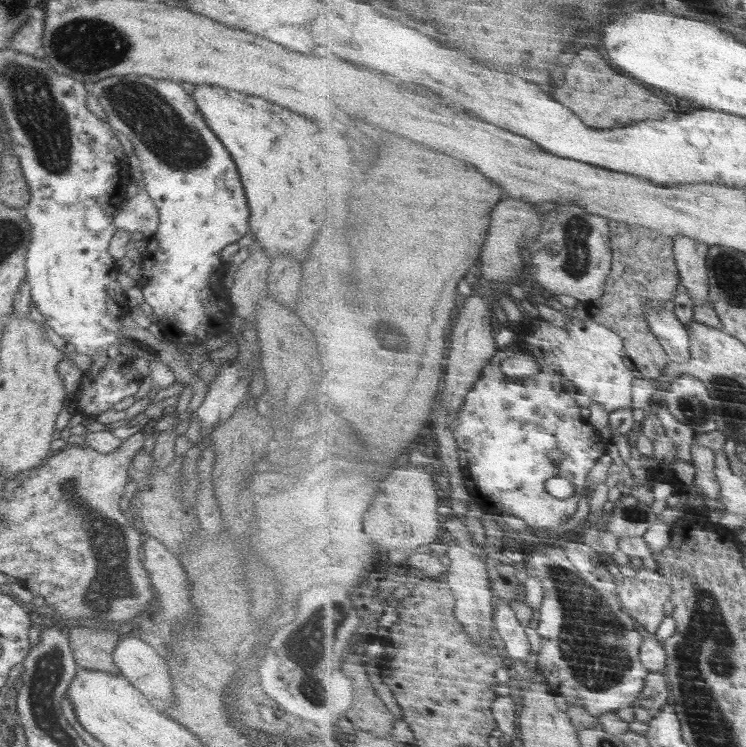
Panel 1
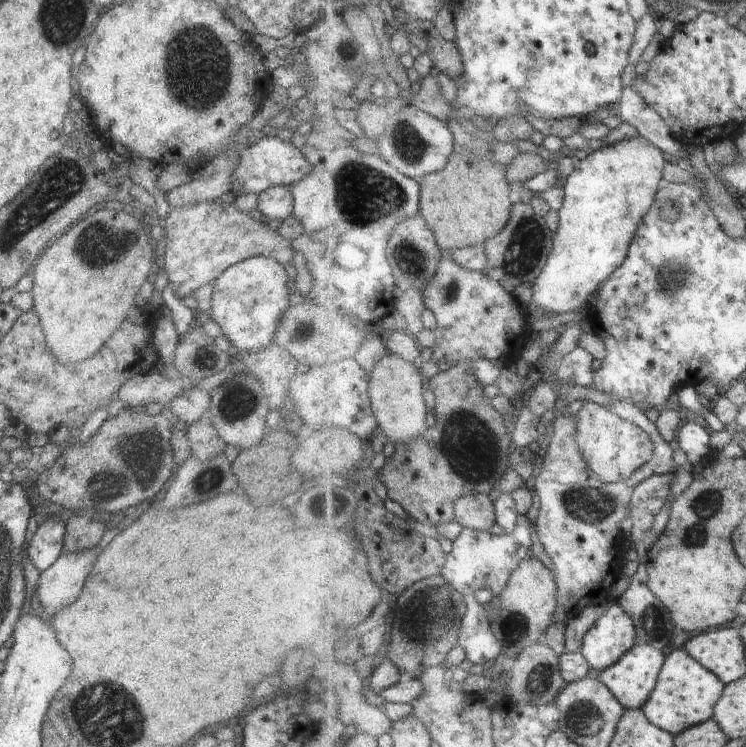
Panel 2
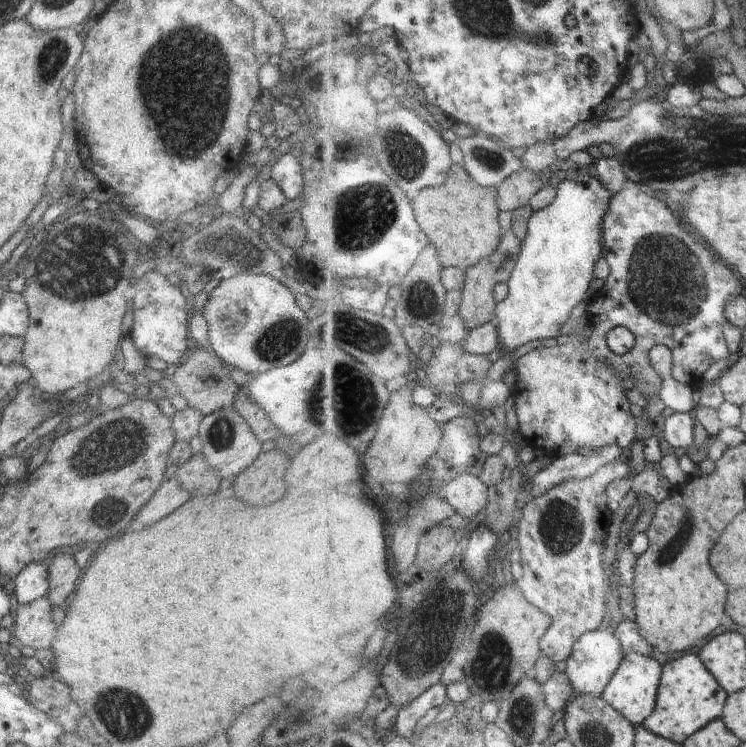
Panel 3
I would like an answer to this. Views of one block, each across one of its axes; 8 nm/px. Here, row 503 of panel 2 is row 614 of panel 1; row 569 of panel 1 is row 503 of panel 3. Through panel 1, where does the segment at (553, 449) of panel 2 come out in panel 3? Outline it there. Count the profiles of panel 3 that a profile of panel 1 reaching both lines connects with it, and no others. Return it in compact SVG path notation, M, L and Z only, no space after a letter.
M611 461L600 468L593 477L572 479L557 488L550 490L545 496L536 497L524 506L521 520L519 542L521 545L521 561L523 574L515 580L529 602L538 606L552 618L552 627L542 640L544 655L554 663L565 666L572 657L574 646L590 632L595 632L608 616L606 578L607 570L602 566L604 542L608 544L608 524L612 513L608 506L608 486L614 480L637 476L639 470L631 464L621 464Z

